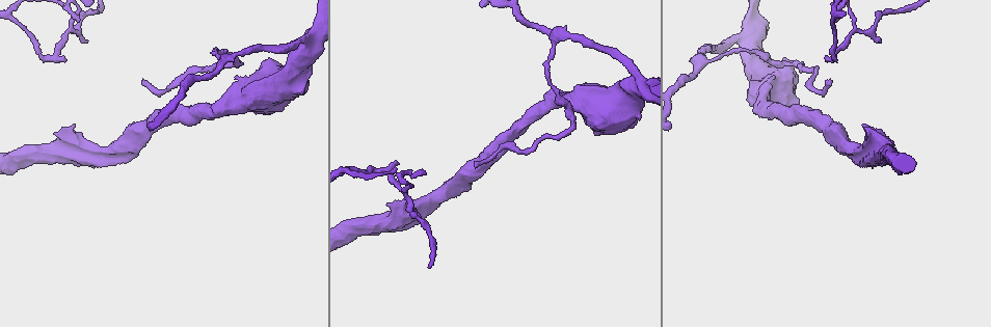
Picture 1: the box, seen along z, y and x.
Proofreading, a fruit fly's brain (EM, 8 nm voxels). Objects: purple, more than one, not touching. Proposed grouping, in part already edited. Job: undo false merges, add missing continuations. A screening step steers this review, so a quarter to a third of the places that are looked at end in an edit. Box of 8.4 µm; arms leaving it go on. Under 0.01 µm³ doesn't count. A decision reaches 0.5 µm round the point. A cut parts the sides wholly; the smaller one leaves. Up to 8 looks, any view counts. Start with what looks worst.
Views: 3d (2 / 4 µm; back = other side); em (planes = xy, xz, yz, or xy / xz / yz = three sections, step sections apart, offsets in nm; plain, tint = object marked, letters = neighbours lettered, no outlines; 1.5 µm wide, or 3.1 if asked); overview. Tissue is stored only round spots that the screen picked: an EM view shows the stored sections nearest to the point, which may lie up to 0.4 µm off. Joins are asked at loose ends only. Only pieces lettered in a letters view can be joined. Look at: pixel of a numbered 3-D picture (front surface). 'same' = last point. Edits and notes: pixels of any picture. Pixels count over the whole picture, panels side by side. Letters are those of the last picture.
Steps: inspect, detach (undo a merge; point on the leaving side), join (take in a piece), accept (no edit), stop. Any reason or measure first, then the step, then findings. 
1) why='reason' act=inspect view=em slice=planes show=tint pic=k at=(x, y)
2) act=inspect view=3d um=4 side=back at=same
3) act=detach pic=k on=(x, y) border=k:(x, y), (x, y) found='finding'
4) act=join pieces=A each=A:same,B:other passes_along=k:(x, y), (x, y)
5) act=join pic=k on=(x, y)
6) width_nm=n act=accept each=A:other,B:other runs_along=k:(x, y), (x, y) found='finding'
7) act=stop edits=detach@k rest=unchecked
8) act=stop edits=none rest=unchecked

why='thin end' act=inspect view=em slice=xz step=4 show=letters pic=1 at=(396, 160)

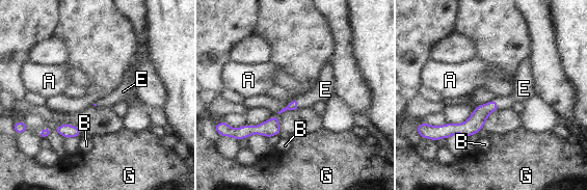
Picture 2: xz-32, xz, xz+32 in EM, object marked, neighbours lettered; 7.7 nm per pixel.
act=join pieces=E each=A:other,B:other,E:same,G:other passes_along=2:(476, 121), (497, 104), (524, 88) found='it goes on there'

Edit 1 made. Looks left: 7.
why='redraw' act=inspect view=overview

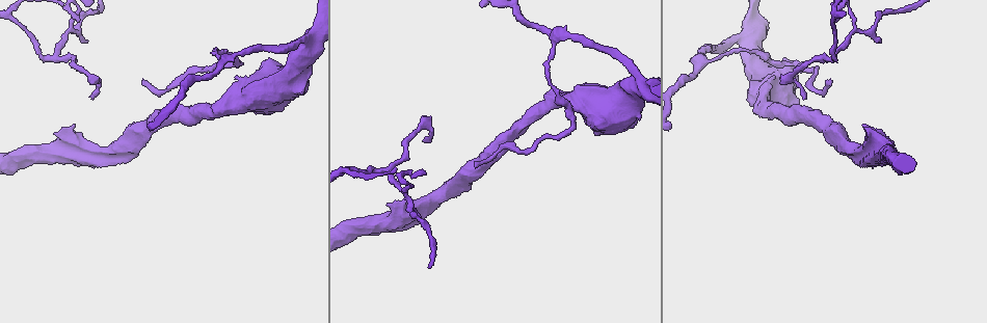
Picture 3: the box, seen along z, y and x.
why='sharp bend' act=inspect view=em slice=planes show=letters pic=3 at=(240, 62)

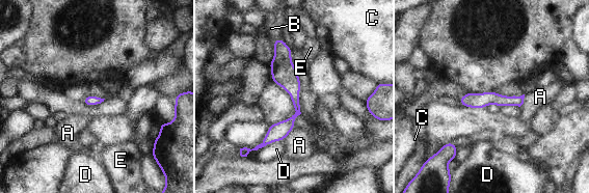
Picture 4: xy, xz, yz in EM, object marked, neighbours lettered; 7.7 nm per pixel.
act=accept each=A:other,B:other,C:other,D:other,E:other runs_along=4:(277, 42), (297, 113), (265, 142) found='one cell here'

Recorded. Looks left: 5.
act=stop edits=join@2 rest=unchecked

